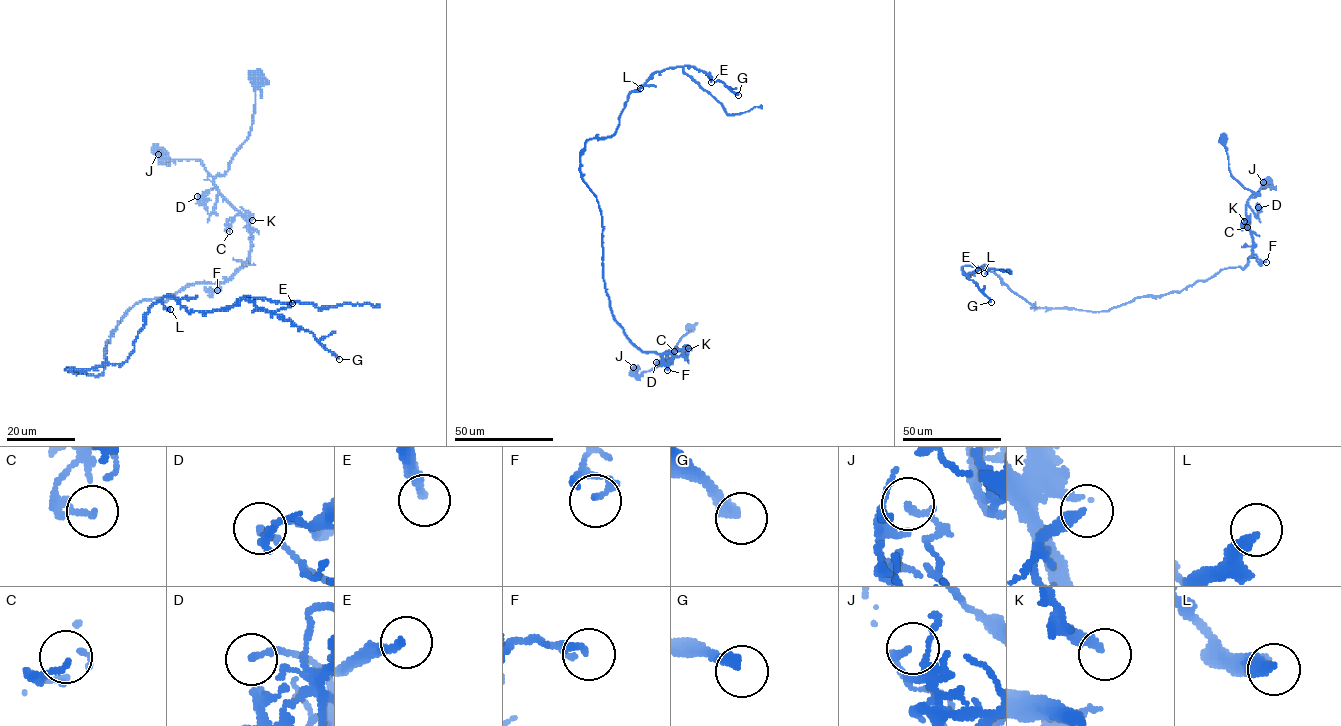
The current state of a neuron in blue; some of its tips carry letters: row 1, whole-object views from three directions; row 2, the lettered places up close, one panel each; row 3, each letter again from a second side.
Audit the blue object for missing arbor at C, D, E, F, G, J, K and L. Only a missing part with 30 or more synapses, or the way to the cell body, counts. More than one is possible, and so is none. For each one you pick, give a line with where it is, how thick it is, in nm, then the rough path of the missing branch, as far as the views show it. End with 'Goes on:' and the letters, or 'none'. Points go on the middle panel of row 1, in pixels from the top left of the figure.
E: (711, 82) | 260 nm | (711, 82), (734, 103), (747, 106)
G: (738, 95) | 360 nm | (738, 95), (768, 94), (783, 86), (795, 68), (794, 63), (788, 60), (785, 66), (792, 77)
Goes on: E, G

